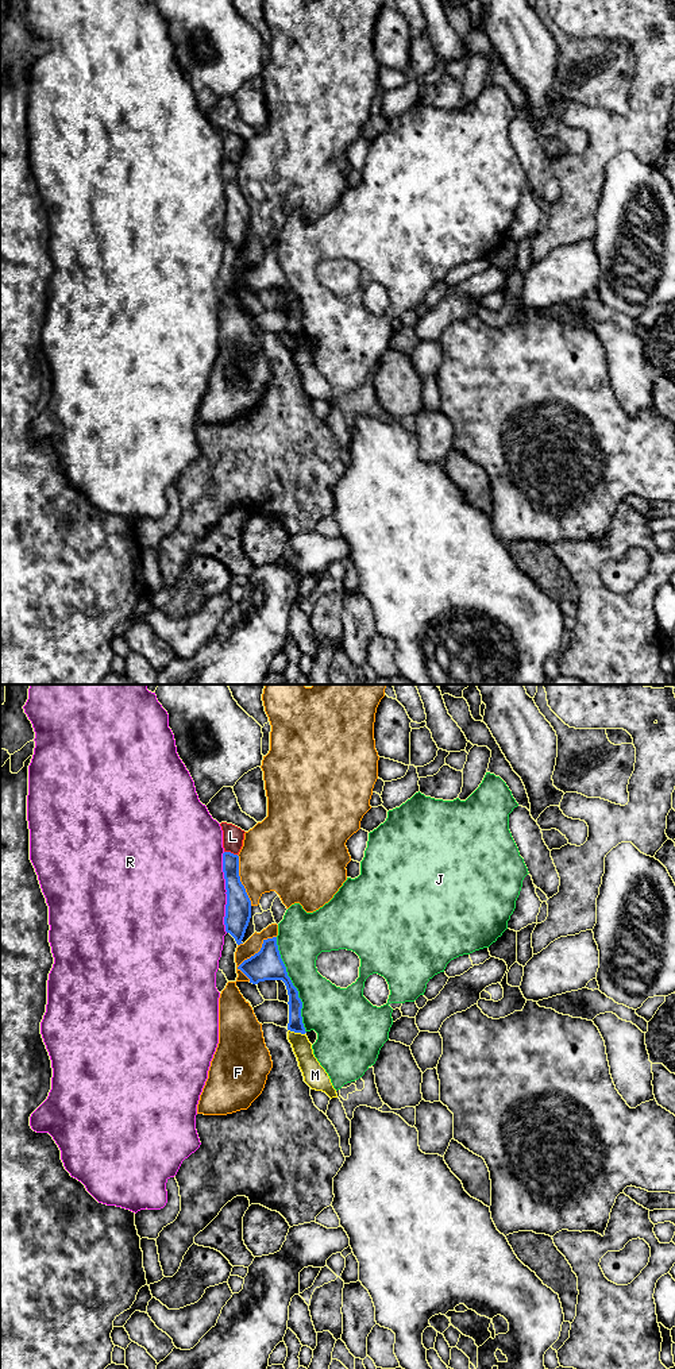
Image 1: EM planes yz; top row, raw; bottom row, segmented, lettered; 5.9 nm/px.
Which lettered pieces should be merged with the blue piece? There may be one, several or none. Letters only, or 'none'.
none

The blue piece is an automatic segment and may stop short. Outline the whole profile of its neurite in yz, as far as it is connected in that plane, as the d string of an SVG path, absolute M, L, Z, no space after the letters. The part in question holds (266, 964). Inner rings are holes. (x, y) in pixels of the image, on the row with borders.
M277 937L263 940L261 950L244 960L238 969L240 969L252 984L265 980L282 980L289 995L288 1030L301 1034L306 1033L301 1017L302 1002L298 998L297 988L288 976L286 967L278 950Z

